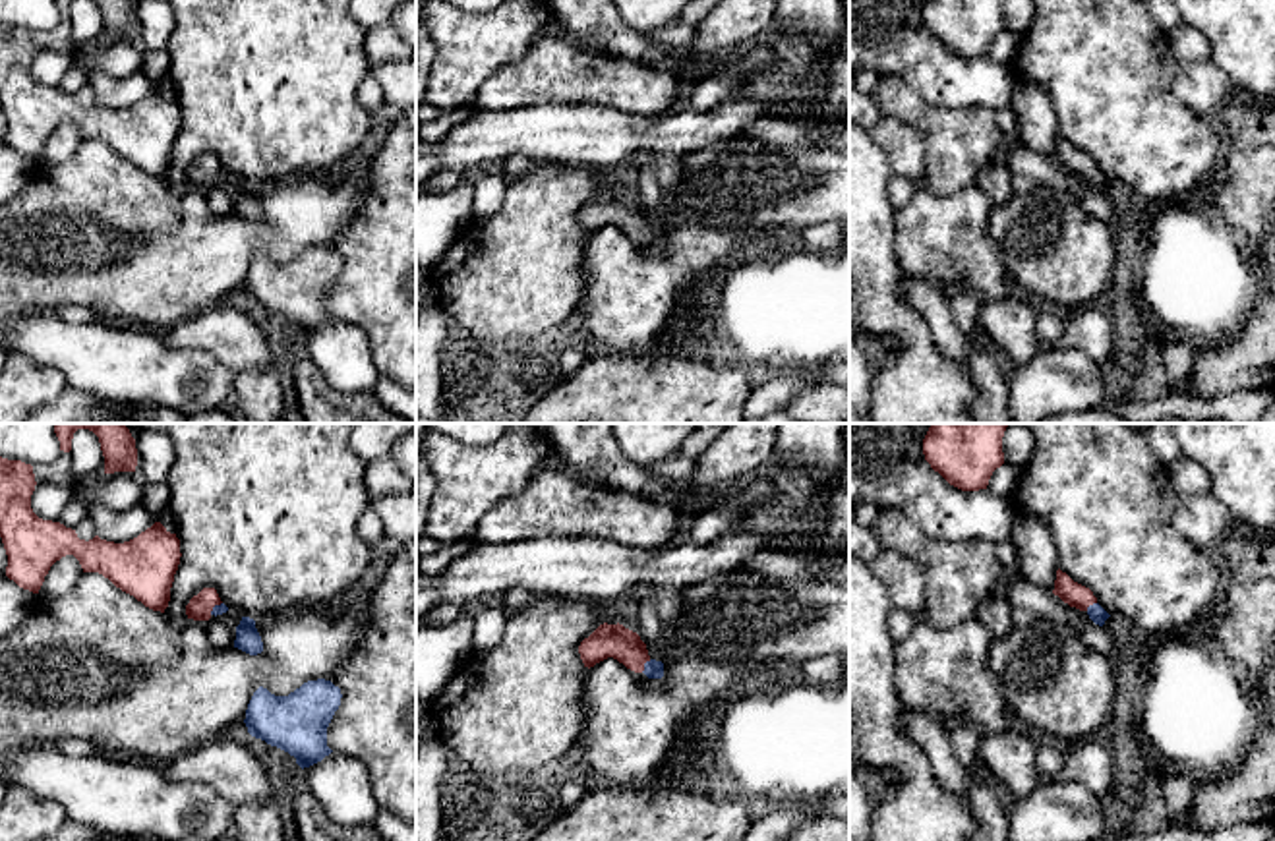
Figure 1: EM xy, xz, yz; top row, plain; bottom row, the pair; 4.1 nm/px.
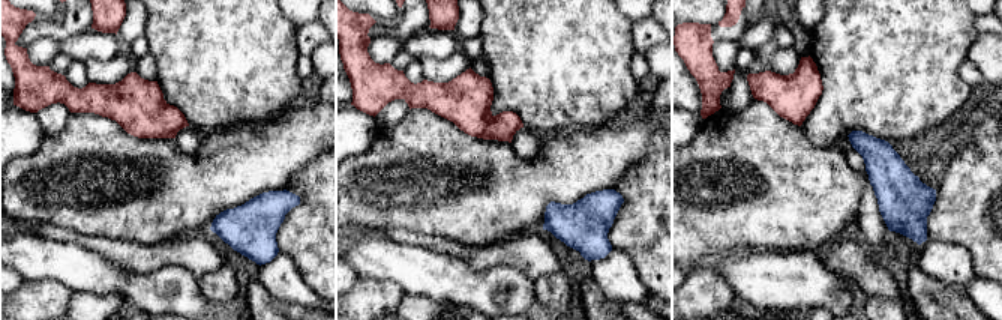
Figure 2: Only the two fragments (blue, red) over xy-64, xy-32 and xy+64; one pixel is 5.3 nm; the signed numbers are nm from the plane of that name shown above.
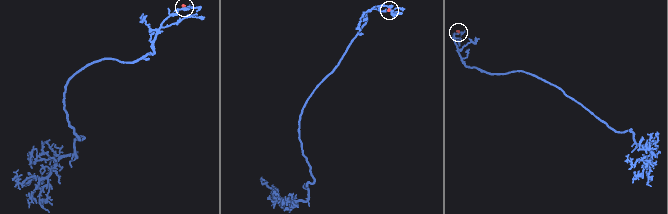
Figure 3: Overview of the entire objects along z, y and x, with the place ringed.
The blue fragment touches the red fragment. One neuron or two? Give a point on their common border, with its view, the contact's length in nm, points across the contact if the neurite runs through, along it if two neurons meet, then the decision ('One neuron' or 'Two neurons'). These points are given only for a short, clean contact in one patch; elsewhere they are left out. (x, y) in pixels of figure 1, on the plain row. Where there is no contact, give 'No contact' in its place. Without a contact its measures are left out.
Touches blue at xz (645, 232). Shared border 70 nm. Path across: xz (652, 236), (645, 232), (623, 211), (608, 207). One neuron

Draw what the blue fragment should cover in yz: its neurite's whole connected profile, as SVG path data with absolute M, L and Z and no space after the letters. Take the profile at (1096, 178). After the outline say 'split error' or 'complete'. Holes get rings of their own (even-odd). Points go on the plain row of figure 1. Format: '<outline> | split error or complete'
M1060 135L1056 137L1054 147L1054 162L1058 162L1064 170L1070 174L1076 174L1080 178L1085 178L1089 186L1103 193L1105 188L1111 184L1099 170L1093 159L1078 149L1074 149L1066 139Z | split error

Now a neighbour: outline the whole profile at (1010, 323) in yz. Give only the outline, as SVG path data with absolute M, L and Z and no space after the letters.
M1016 292L1004 300L983 302L979 325L991 344L1008 352L1016 365L1031 362L1043 344L1037 338L1039 302Z

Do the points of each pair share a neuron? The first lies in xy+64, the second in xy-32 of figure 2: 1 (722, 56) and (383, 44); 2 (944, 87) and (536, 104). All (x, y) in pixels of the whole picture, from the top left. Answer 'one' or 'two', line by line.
1: one
2: one

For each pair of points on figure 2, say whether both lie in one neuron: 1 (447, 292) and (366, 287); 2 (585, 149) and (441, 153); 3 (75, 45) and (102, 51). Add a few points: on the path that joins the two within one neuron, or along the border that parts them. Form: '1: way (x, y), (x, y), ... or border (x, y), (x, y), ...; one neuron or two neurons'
1: border (368, 277), (390, 280), (405, 295); two neurons
2: way (549, 170), (498, 170), (491, 163), (477, 163); one neuron
3: way (81, 45), (96, 45); one neuron

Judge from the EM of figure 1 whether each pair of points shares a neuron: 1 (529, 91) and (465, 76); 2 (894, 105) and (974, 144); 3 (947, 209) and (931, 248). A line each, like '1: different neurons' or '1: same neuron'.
1: different neurons
2: same neuron
3: same neuron

